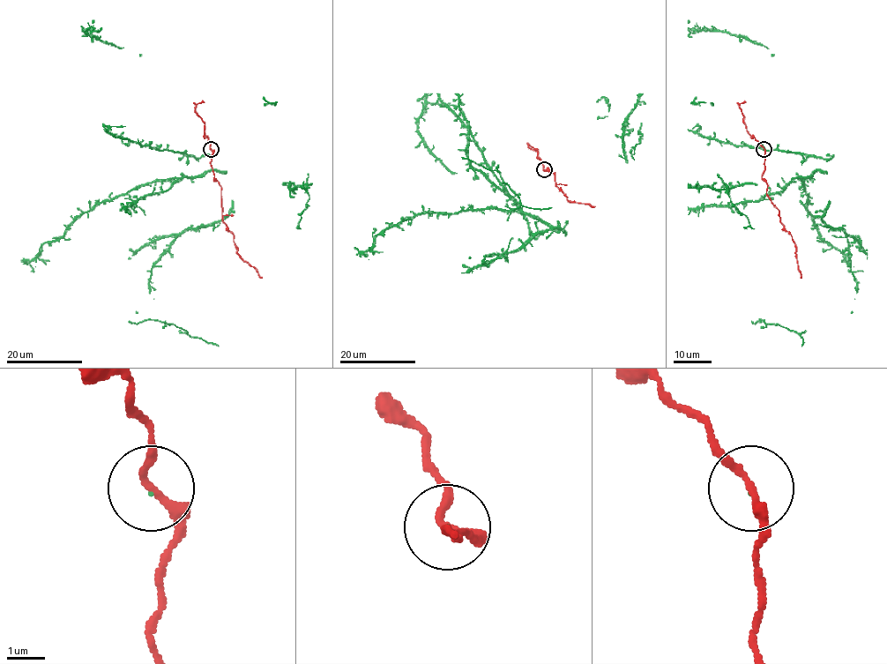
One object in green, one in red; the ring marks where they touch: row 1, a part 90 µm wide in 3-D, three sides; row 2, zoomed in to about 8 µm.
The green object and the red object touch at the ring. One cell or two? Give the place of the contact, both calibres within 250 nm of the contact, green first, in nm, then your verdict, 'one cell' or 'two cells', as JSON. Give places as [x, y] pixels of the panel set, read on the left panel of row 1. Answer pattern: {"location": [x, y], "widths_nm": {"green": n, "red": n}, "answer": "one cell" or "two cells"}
{"location": [211, 149], "widths_nm": {"green": 40, "red": 190}, "answer": "one cell"}

